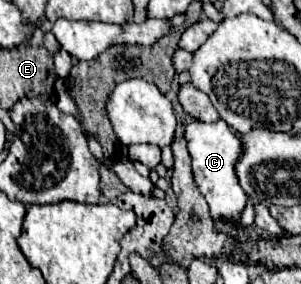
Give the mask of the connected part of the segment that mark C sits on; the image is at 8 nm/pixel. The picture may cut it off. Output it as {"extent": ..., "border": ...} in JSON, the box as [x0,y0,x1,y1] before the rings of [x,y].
{"extent":[185,122,247,220],"border":[[[191,122],[185,130],[187,138],[187,148],[191,154],[191,166],[193,166],[193,176],[195,182],[205,196],[209,204],[209,212],[213,220],[219,220],[221,216],[229,216],[233,220],[239,218],[241,210],[247,206],[247,194],[241,190],[237,176],[235,176],[235,162],[241,156],[241,140],[239,136],[223,122]]]}

